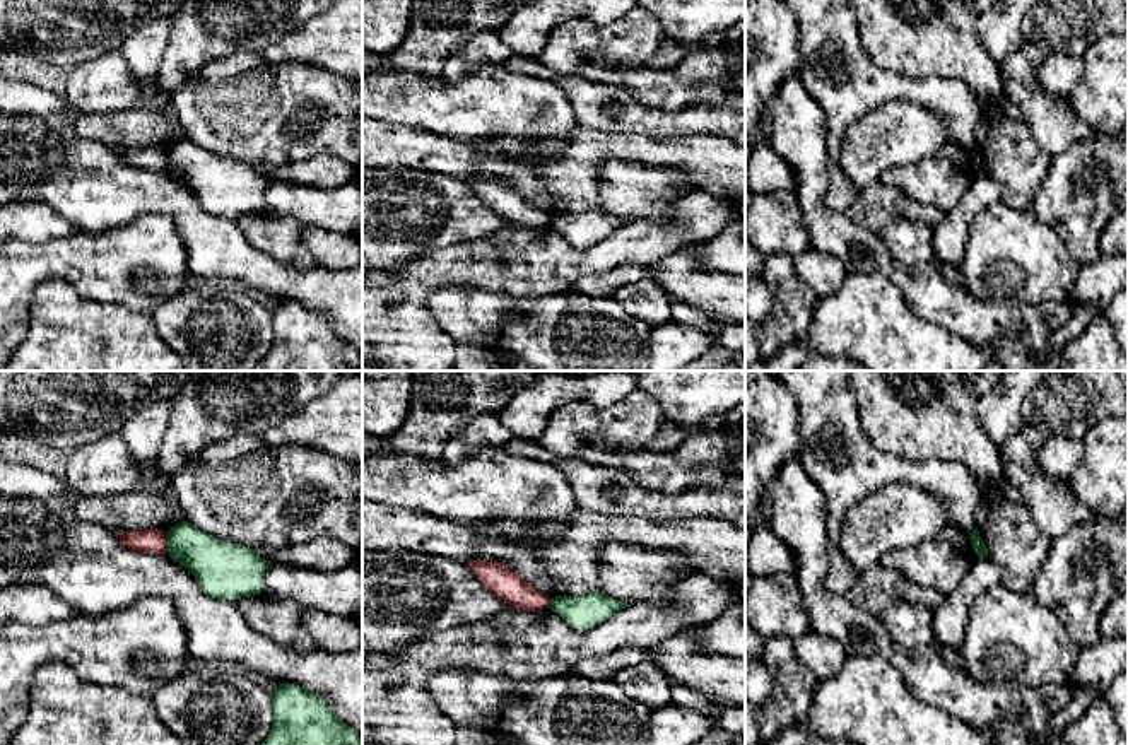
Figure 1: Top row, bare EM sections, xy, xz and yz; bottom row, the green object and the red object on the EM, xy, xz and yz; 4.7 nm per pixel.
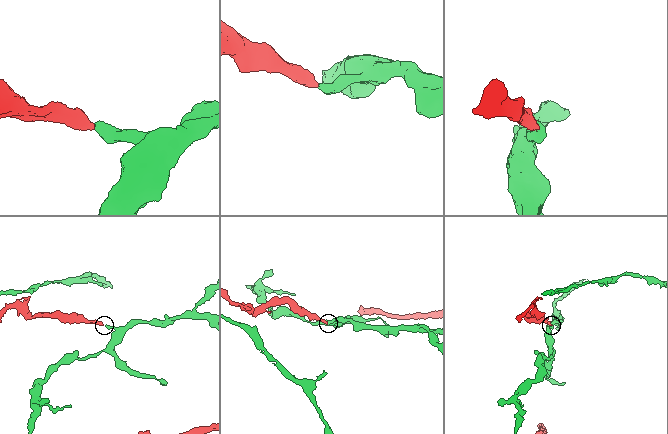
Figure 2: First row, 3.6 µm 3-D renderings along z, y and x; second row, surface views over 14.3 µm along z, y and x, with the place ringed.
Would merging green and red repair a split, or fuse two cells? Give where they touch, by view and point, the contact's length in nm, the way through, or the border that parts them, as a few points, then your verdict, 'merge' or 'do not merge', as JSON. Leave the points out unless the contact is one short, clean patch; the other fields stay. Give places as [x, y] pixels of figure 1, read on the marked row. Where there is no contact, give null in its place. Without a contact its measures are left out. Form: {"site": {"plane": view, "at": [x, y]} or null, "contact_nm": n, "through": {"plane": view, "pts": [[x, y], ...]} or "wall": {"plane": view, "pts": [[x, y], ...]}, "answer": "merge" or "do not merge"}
{"site": {"plane": "xy", "at": [168, 542]}, "contact_nm": 90, "wall": {"plane": "xy", "pts": [[166, 533], [168, 551]]}, "answer": "do not merge"}

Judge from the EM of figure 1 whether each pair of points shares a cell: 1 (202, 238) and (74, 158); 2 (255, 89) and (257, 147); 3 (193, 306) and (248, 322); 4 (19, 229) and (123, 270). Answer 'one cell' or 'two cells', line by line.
1: one cell
2: one cell
3: one cell
4: two cells

